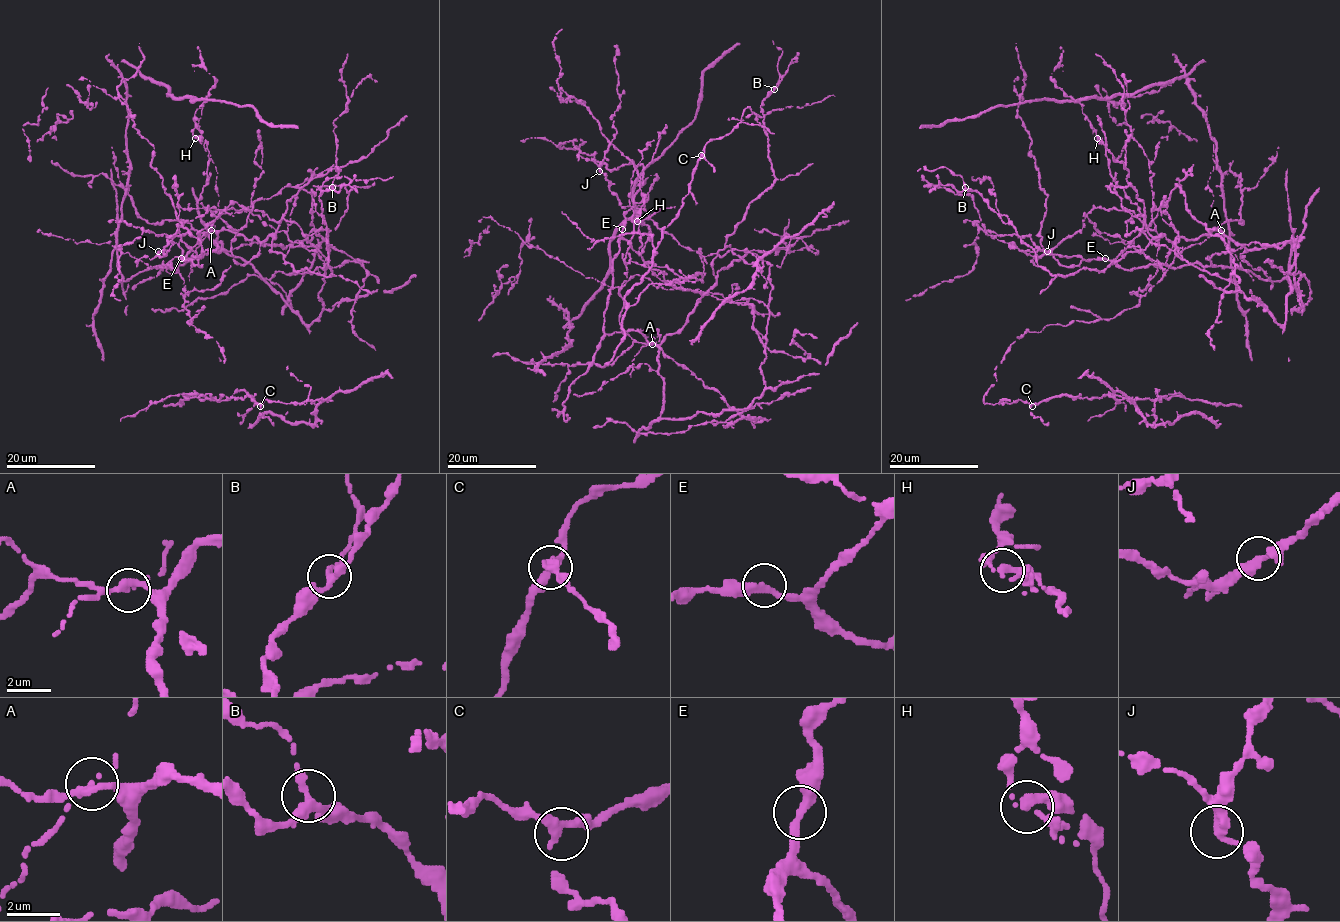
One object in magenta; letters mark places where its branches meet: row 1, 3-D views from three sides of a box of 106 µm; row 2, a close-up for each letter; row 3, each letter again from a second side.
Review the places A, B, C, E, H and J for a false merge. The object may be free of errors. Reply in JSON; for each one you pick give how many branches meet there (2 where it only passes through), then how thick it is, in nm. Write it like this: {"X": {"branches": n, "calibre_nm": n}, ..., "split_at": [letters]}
{"A": {"branches": 2, "calibre_nm": 320}, "split_at": ["A"]}

